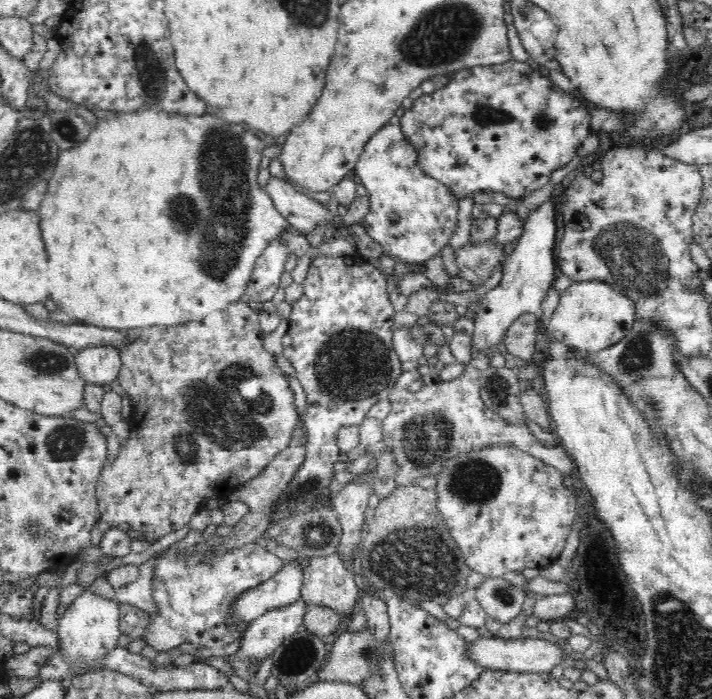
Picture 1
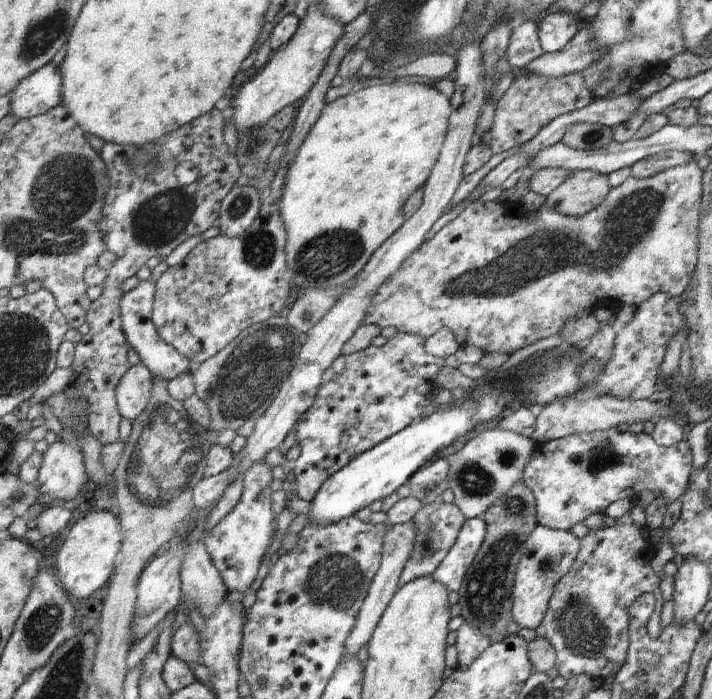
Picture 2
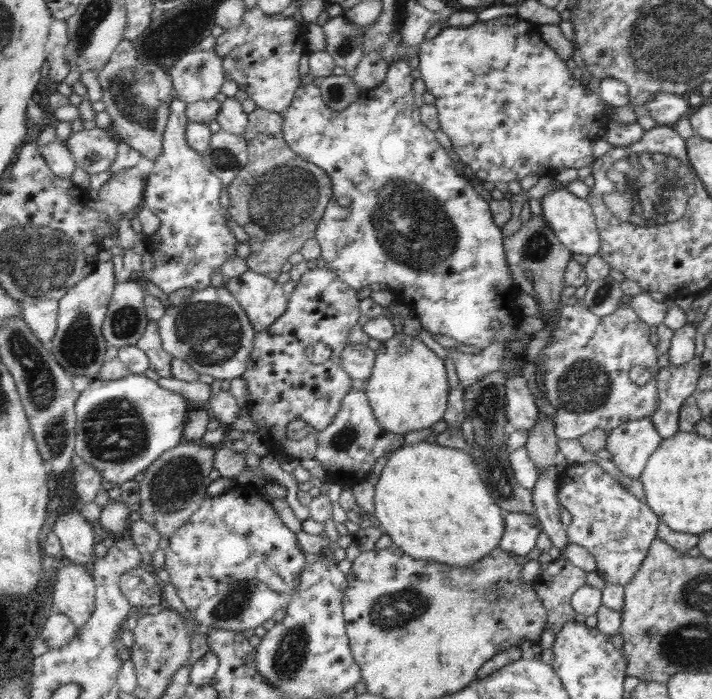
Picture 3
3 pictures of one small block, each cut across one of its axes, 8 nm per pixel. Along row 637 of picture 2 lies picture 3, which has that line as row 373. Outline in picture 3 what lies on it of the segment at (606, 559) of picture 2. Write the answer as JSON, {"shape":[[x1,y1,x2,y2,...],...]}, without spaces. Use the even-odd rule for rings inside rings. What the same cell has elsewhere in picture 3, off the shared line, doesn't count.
{"shape":[[581,302,573,306,561,308,561,318,557,320,557,328,551,334,547,346,539,352,537,358,537,378,543,388,545,398,555,408,555,436,561,440,579,440,583,434,591,430,603,430,605,434,615,432,621,424,629,420,645,420,659,410,659,392,657,392,657,348,649,342,651,330,649,324,639,320,637,312,629,304,619,304,619,308,609,316,595,316],[633,366,645,366,649,370,649,380,643,386,635,386,629,382,629,370]]}

